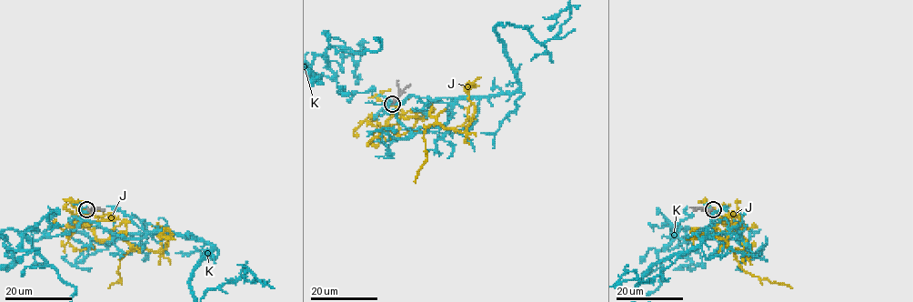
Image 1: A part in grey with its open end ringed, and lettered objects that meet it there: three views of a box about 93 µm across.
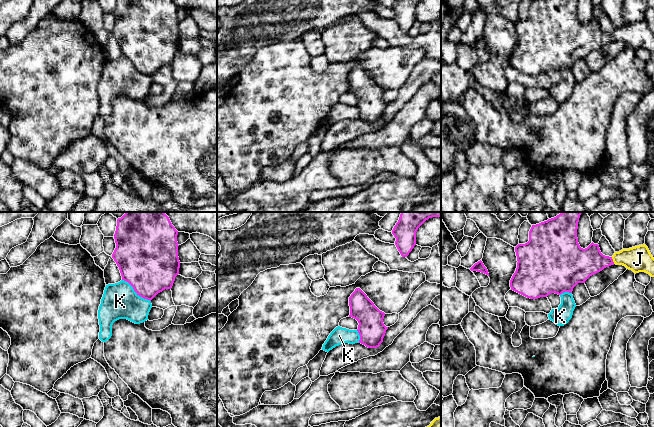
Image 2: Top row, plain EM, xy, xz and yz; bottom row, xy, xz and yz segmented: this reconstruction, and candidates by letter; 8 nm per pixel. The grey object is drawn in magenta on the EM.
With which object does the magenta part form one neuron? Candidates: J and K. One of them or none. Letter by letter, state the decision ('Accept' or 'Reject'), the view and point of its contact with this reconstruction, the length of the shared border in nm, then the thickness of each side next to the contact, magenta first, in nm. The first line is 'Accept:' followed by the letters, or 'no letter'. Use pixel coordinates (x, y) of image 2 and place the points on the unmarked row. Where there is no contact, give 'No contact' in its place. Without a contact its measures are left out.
Accept: J
J: Accept. Touches magenta at yz (612, 36). Shared border 60 nm. Thickness 240 nm (magenta) against 200 nm
K: Reject. Touches magenta at xy (136, 68). Shared border 300 nm. Thickness 460 nm (magenta) against 280 nm

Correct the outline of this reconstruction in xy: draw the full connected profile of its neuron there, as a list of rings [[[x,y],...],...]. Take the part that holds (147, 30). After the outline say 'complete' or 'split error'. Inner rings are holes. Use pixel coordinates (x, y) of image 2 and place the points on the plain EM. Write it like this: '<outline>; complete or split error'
[[[117,0],[112,34],[119,43],[122,56],[128,58],[140,73],[151,77],[158,69],[172,64],[180,44],[177,11],[178,7],[172,0]]]; complete

